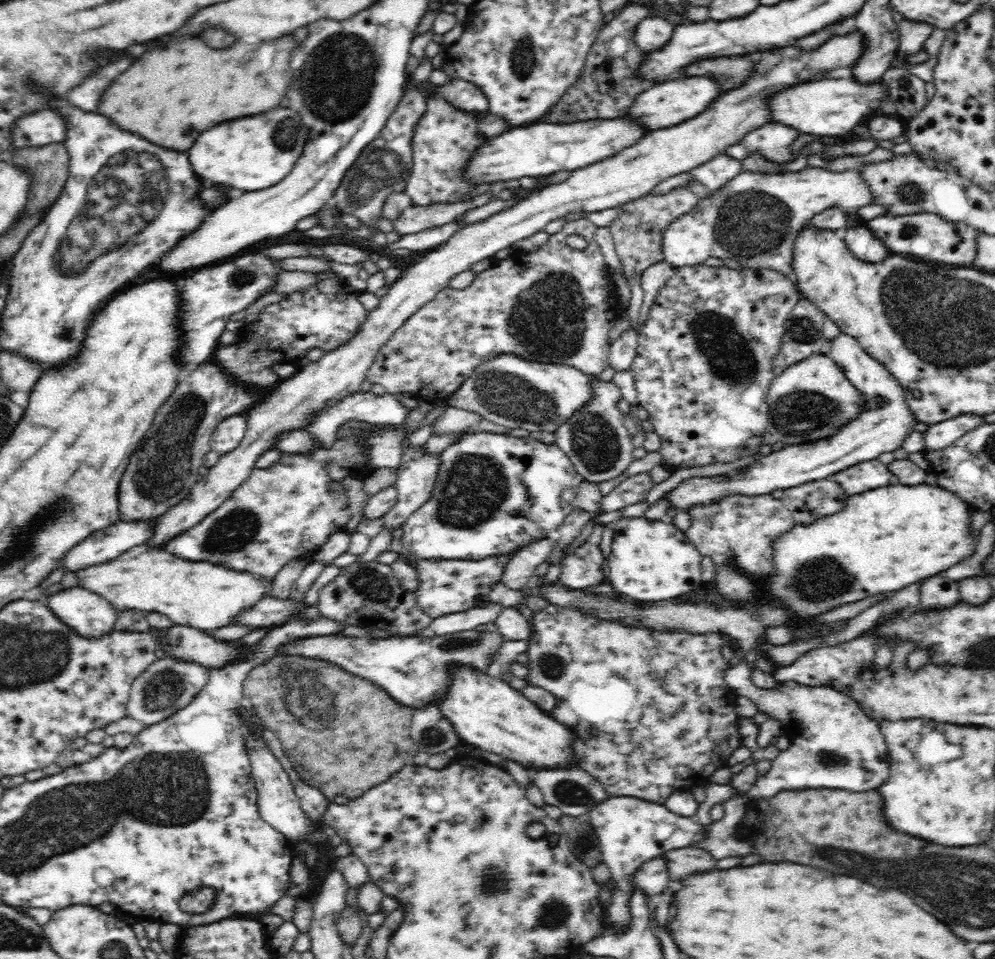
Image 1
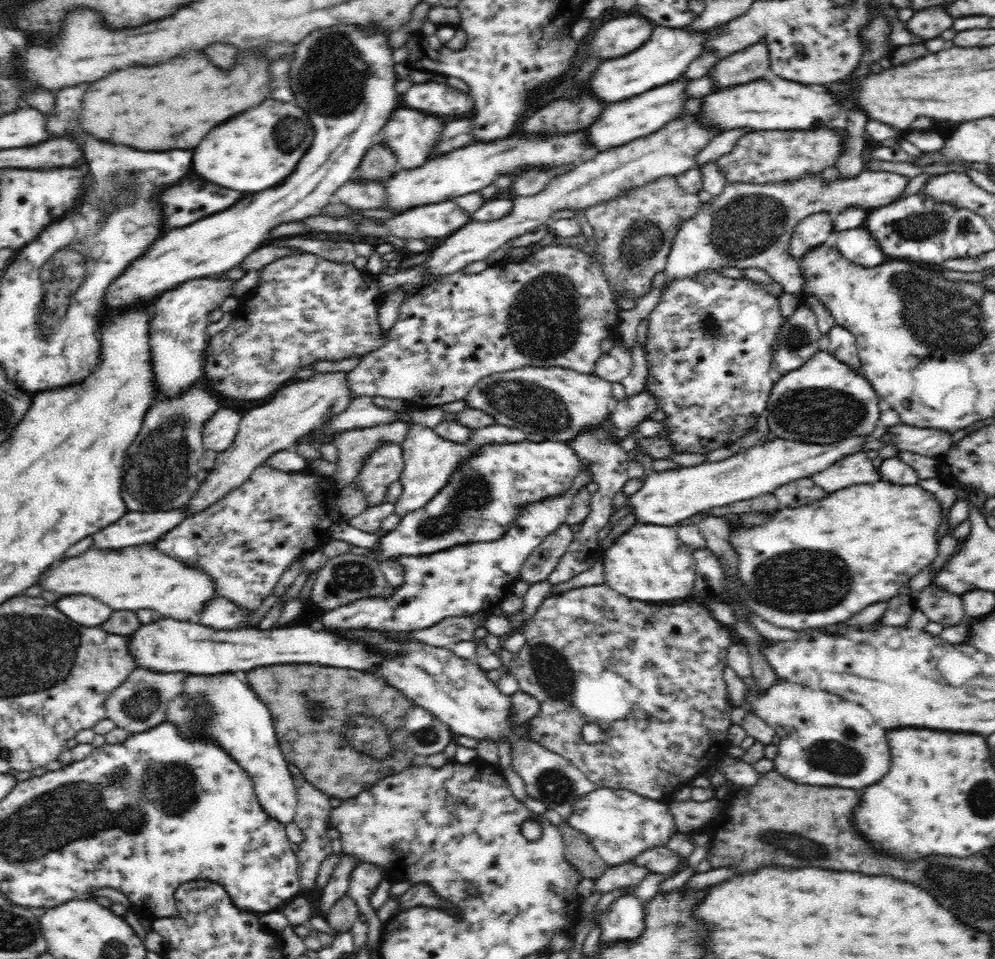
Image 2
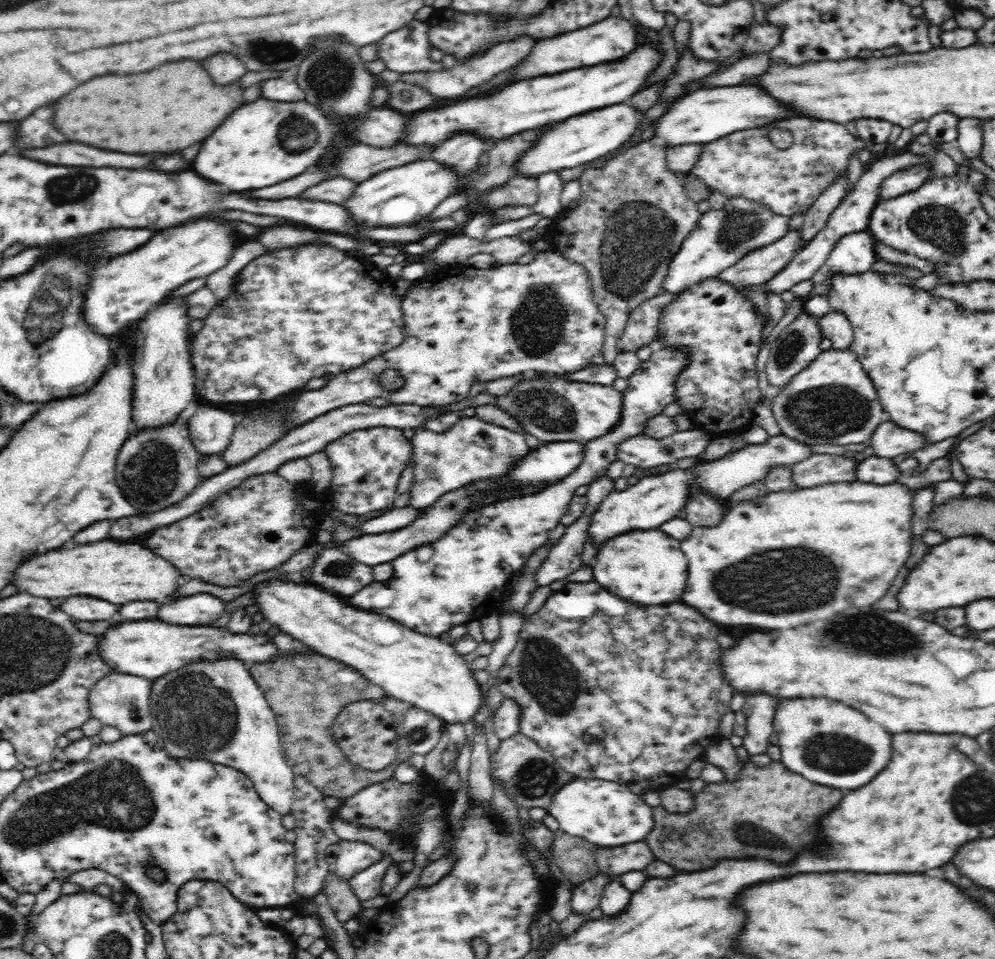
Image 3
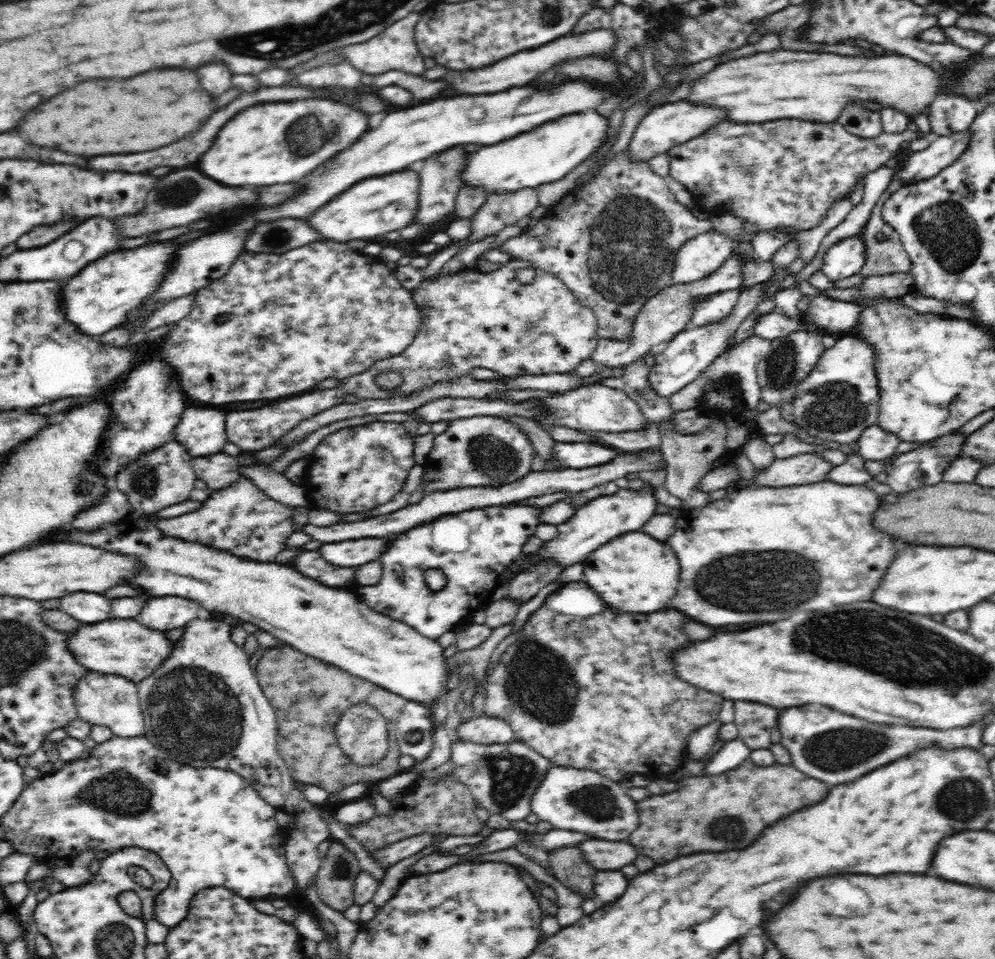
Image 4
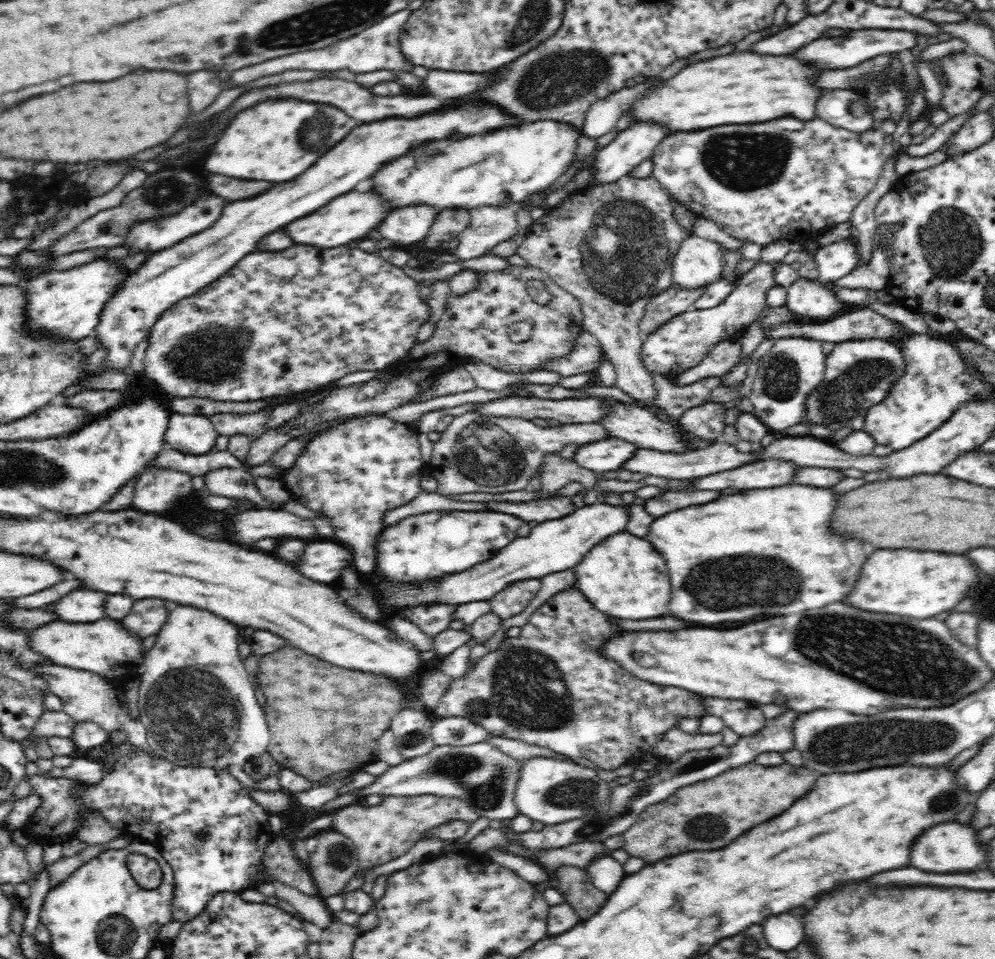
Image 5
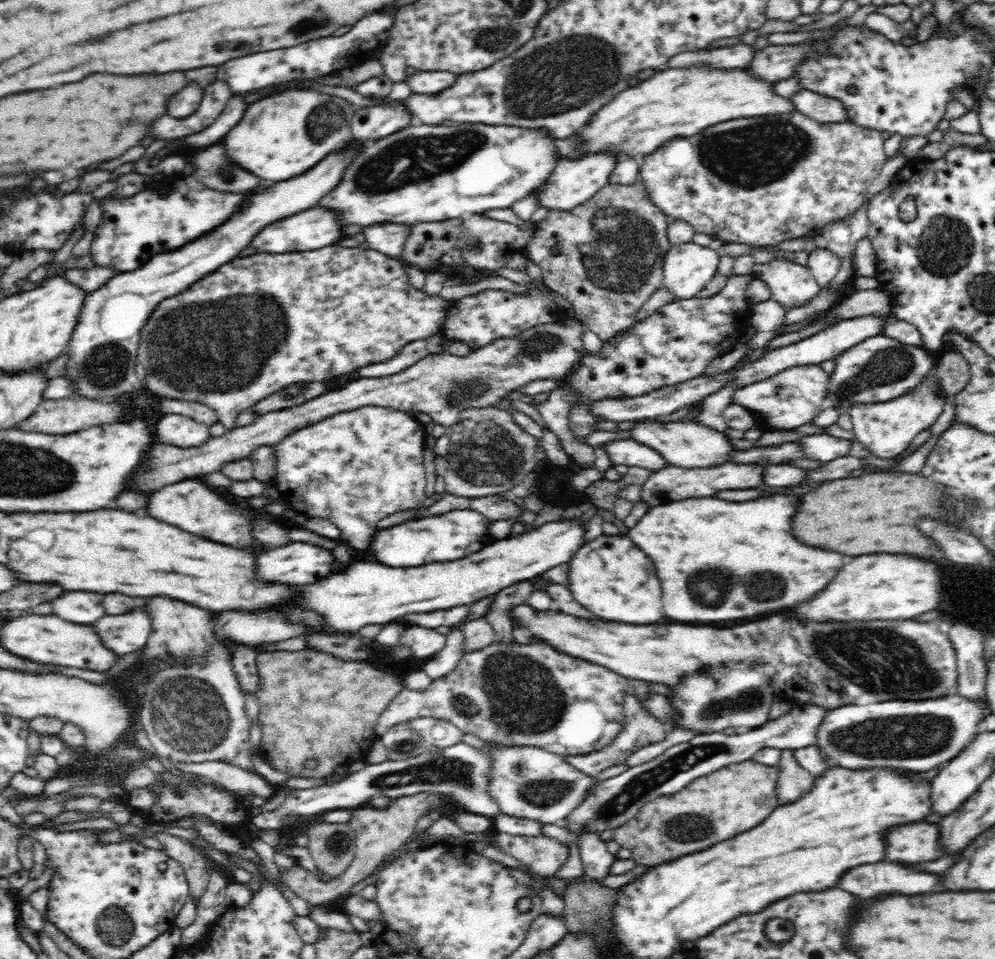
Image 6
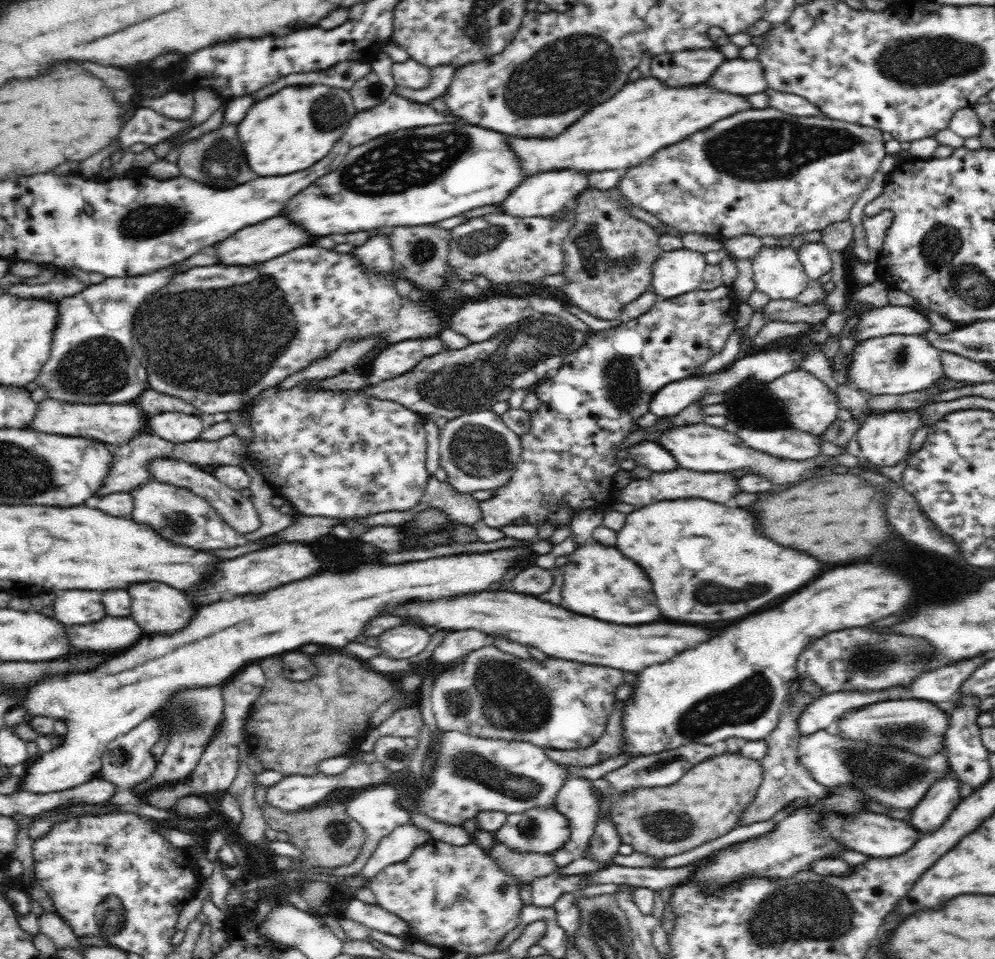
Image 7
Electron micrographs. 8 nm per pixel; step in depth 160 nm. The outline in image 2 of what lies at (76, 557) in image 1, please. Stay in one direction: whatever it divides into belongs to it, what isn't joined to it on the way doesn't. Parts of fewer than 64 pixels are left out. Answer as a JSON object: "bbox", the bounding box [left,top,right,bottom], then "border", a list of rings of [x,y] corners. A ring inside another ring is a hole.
{"bbox":[91,508,184,550],"border":[[[184,508],[151,513],[127,511],[126,516],[91,537],[94,538],[94,548],[98,550],[118,550],[126,546],[150,544],[184,519]]]}

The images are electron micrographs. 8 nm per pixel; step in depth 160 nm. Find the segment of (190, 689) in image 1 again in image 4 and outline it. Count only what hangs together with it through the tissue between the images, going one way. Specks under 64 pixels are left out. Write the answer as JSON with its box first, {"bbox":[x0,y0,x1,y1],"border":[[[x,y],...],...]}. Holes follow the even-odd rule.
{"bbox":[74,671,145,738],"border":[[[90,671],[77,684],[78,686],[74,688],[74,699],[79,718],[93,725],[107,726],[116,736],[122,738],[145,734],[145,718],[140,706],[138,686],[132,679],[118,674]]]}

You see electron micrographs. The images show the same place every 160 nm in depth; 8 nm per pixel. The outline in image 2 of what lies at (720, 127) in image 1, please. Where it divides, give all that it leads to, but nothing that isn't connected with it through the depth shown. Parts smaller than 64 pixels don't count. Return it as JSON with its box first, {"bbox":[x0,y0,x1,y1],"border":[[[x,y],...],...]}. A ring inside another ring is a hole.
{"bbox":[184,112,724,518],"border":[[[694,112],[681,119],[676,118],[664,128],[660,128],[648,136],[628,142],[622,147],[600,152],[592,160],[582,162],[564,174],[560,172],[560,175],[550,180],[546,189],[536,194],[530,194],[530,196],[512,198],[511,212],[499,220],[472,221],[450,233],[444,237],[442,244],[431,249],[428,258],[419,265],[421,277],[425,277],[425,280],[417,286],[406,285],[402,288],[406,295],[401,304],[430,284],[440,282],[442,278],[466,268],[472,262],[484,261],[509,240],[528,234],[528,232],[536,232],[543,225],[549,225],[557,211],[576,209],[576,211],[585,212],[588,208],[592,208],[591,206],[624,196],[646,184],[658,182],[664,176],[677,177],[696,168],[696,158],[700,151],[704,150],[713,138],[724,132],[715,124],[701,120],[702,117],[699,112]],[[331,371],[314,372],[308,378],[302,380],[293,380],[283,385],[274,392],[272,399],[263,405],[258,405],[254,410],[246,410],[242,414],[238,434],[234,442],[216,457],[214,468],[208,471],[205,480],[200,482],[196,494],[188,500],[184,508],[184,518],[198,514],[206,510],[209,506],[215,505],[221,498],[224,498],[228,492],[242,486],[246,482],[255,468],[264,465],[267,458],[270,458],[275,452],[292,449],[298,438],[316,432],[320,427],[328,424],[332,417],[344,412],[356,396],[353,396],[347,383],[347,376],[350,371]]]}

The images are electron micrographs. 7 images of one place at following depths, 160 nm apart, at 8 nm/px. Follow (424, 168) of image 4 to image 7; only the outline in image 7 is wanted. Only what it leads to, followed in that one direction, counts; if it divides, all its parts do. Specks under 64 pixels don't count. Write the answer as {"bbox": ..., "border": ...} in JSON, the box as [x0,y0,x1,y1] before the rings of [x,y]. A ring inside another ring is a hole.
{"bbox":[353,231,393,272],"border":[[[388,231],[370,234],[362,246],[356,247],[353,256],[373,272],[393,272],[393,248]]]}

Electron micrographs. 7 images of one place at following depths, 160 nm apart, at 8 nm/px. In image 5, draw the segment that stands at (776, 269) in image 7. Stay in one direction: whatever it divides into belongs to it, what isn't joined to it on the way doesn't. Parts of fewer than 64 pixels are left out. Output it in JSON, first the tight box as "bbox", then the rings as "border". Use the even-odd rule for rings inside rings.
{"bbox":[785,277,855,322],"border":[[[804,277],[799,279],[787,288],[785,304],[797,318],[806,316],[824,322],[855,309],[831,294],[823,284]]]}

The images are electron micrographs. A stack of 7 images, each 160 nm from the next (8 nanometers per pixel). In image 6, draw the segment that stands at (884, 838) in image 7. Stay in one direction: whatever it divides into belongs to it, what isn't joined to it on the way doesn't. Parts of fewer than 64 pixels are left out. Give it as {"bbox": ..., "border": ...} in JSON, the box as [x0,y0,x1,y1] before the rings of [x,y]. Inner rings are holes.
{"bbox":[886,823,944,862],"border":[[[939,823],[906,824],[888,832],[886,858],[892,862],[934,862],[944,854]]]}

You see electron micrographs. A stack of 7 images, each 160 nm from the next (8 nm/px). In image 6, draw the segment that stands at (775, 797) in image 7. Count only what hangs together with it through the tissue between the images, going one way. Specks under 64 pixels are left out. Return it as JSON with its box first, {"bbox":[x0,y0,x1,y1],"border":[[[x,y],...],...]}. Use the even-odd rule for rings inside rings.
{"bbox":[777,751,814,804],"border":[[[781,751],[781,759],[778,765],[782,772],[778,777],[777,800],[780,804],[788,804],[812,788],[814,777],[798,765],[794,751]]]}

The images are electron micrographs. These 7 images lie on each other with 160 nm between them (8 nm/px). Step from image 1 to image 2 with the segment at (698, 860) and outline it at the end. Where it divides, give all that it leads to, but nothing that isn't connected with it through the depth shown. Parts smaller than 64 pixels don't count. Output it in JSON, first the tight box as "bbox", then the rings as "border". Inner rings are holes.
{"bbox":[633,846,688,878],"border":[[[661,846],[644,851],[634,858],[633,862],[668,878],[685,869],[683,865],[688,865],[688,858],[681,857],[672,849]]]}

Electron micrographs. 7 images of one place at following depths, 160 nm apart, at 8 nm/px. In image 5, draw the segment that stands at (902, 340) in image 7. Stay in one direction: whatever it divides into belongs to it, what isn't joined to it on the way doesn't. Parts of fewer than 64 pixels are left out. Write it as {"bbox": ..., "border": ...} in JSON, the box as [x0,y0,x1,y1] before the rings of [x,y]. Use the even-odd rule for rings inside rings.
{"bbox":[805,338,904,434],"border":[[[871,338],[835,343],[833,350],[826,355],[822,382],[806,398],[805,418],[814,425],[826,427],[833,434],[842,428],[852,432],[864,431],[868,409],[888,396],[892,382],[900,378],[904,366],[902,351],[894,342]]]}

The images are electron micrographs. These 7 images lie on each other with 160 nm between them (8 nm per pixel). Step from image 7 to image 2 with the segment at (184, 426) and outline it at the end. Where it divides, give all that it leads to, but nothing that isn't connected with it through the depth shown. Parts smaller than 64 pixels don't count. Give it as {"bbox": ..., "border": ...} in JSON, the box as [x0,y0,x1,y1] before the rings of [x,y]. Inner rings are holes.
{"bbox":[203,408,242,451],"border":[[[228,408],[217,410],[204,426],[203,445],[205,450],[225,451],[236,438],[242,414]]]}

